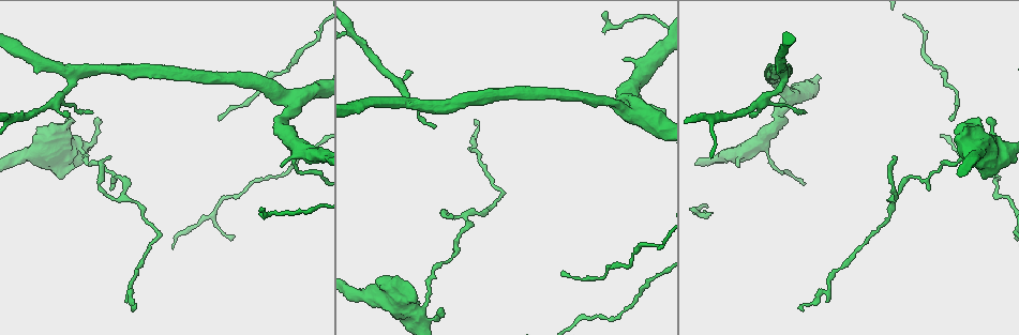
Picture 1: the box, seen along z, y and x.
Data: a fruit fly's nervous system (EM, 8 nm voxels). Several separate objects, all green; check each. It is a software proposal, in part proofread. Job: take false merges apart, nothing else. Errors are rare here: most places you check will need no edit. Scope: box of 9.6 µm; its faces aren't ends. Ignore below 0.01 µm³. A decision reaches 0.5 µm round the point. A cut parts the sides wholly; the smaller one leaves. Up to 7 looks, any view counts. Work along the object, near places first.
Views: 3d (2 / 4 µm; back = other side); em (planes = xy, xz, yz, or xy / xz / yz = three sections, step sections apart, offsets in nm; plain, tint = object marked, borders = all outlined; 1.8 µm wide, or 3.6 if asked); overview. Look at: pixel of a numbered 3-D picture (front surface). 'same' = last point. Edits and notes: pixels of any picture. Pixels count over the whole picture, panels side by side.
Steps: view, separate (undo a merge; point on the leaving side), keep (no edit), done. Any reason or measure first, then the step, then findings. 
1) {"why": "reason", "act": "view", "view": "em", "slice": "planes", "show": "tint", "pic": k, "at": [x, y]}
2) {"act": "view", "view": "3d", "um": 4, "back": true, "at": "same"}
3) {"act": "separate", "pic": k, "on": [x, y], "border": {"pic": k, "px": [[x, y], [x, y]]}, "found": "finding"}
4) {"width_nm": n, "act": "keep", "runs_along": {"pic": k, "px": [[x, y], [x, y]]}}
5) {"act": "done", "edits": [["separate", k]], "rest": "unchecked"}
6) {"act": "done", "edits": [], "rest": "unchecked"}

{"why": "branch point", "act": "view", "view": "3d", "um": 4, "pic": 1, "at": [420, 107]}

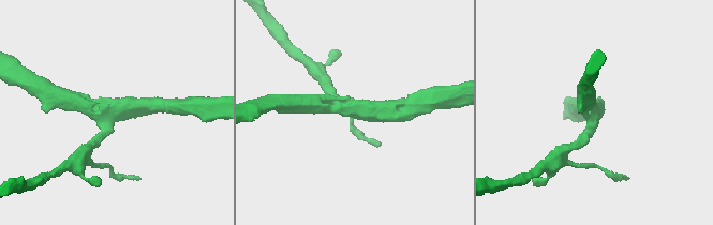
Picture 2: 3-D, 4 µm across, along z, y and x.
{"arms": 3, "arm_widths_nm": [170, 280, 280], "why": "now the EM", "act": "view", "view": "em", "slice": "yz", "step": 16, "show": "tint", "pic": 2, "at": [117, 110]}

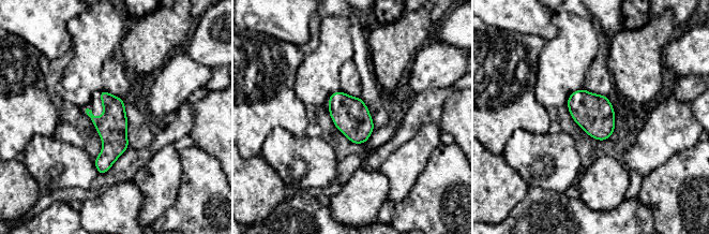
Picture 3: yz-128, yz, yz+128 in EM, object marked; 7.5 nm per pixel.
{"why": "cut it another way", "act": "view", "view": "em", "slice": "xy", "step": 8, "show": "tint", "at": "same"}

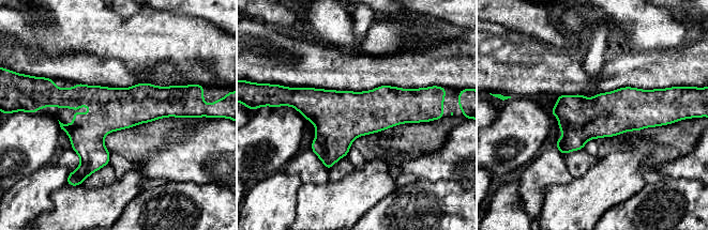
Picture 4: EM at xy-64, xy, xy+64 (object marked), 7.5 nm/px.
{"width_nm": 320, "act": "keep", "found": "all the same neuron"}

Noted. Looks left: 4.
{"why": "sharp bend", "act": "view", "view": "em", "slice": "xy", "step": 16, "show": "tint", "pic": 1, "at": [463, 216]}

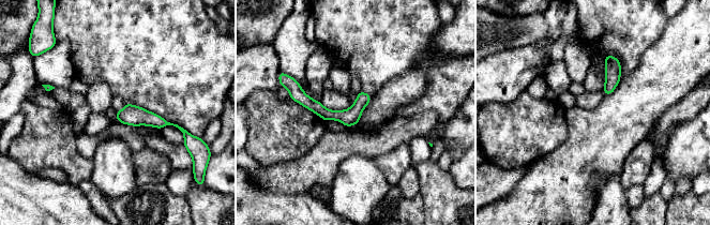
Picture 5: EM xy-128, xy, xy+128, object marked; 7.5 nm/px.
{"why": "cut it another way", "act": "view", "view": "em", "slice": "planes", "show": "tint", "at": "same"}

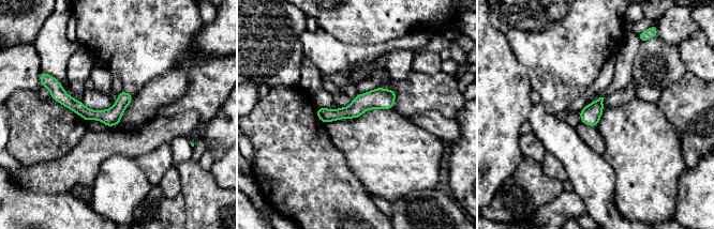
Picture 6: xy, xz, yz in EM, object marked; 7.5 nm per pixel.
{"width_nm": 130, "act": "keep", "runs_along": {"pic": 6, "px": [[392, 93], [353, 111], [320, 113]]}, "found": "one neuron here"}

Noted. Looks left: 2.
{"why": "calibre changes", "act": "view", "view": "em", "um": 3.6, "slice": "planes", "show": "tint", "pic": 1, "at": [991, 159]}

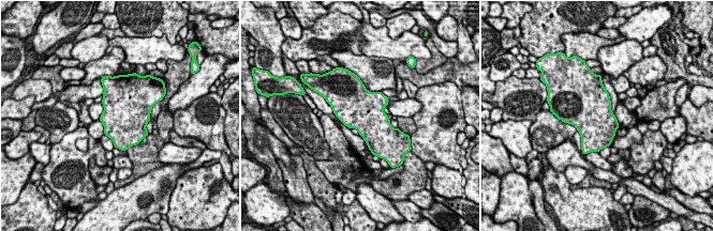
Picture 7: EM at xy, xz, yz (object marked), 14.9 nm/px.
{"act": "keep", "found": "one neuron here"}

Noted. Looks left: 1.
{"act": "done", "edits": [], "rest": "unchecked"}

